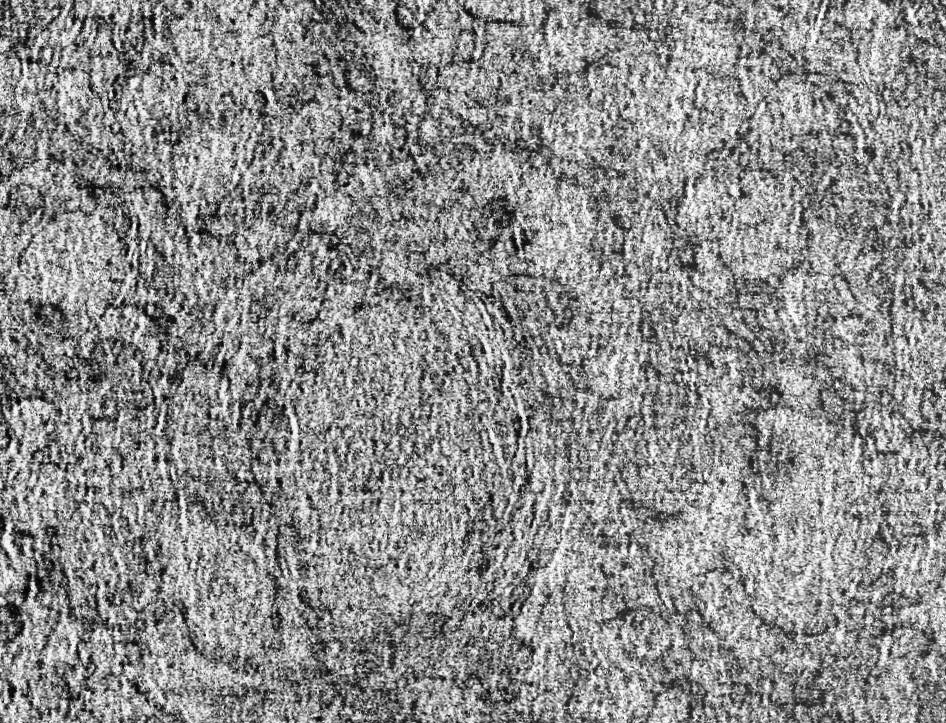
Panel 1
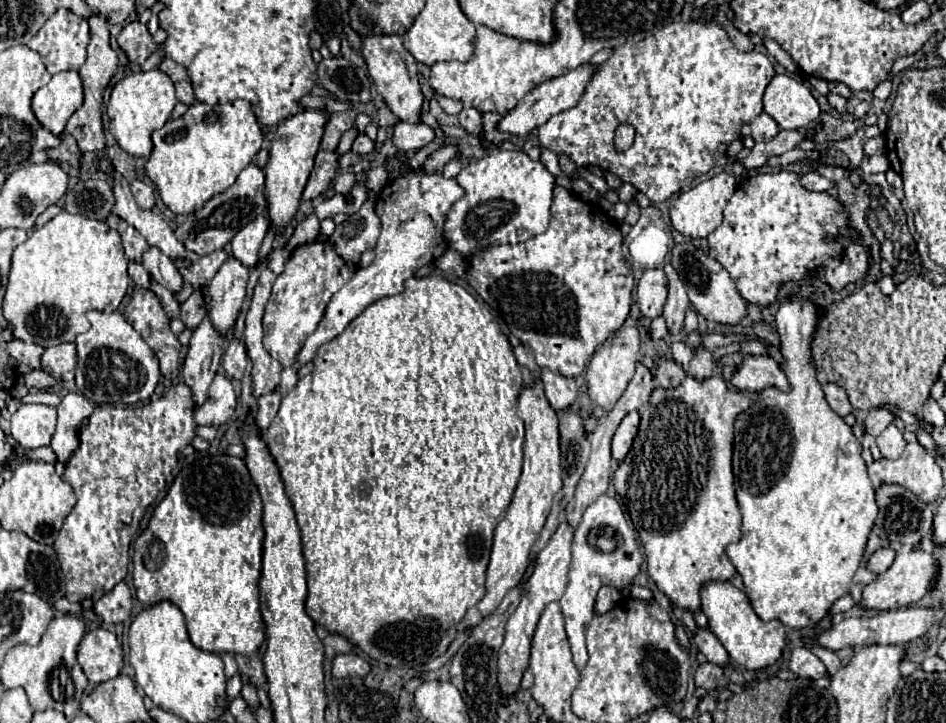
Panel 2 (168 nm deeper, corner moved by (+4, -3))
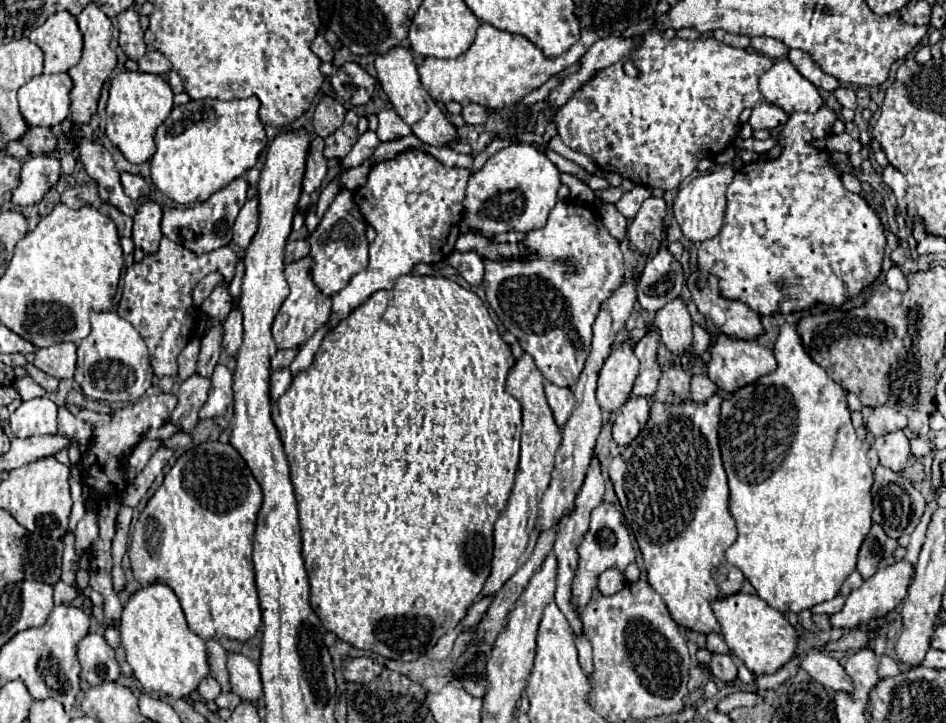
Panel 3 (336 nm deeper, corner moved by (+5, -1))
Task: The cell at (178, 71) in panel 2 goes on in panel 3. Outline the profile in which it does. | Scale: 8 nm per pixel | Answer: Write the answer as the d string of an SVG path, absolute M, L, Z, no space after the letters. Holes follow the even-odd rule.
M147 51L137 63L139 63L139 71L145 71L145 73L163 75L171 69L171 63L159 51Z

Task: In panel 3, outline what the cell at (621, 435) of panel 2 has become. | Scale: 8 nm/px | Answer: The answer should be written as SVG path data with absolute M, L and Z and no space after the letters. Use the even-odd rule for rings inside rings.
M631 395L629 401L617 413L617 419L613 423L613 439L619 445L629 445L639 435L647 419L649 419L649 399Z

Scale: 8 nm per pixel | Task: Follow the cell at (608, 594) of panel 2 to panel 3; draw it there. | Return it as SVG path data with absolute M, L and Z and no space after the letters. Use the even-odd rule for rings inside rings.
M617 569L603 571L599 577L599 583L597 583L597 587L603 595L615 595L619 589L623 589L623 585L625 585L625 577Z

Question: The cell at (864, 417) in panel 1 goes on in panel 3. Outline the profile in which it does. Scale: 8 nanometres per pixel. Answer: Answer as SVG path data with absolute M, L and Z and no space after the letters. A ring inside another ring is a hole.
M887 405L875 407L869 421L867 421L867 429L875 437L893 433L893 431L899 431L899 429L905 429L905 427L907 427L907 417L899 411L895 411L893 407L887 407Z

